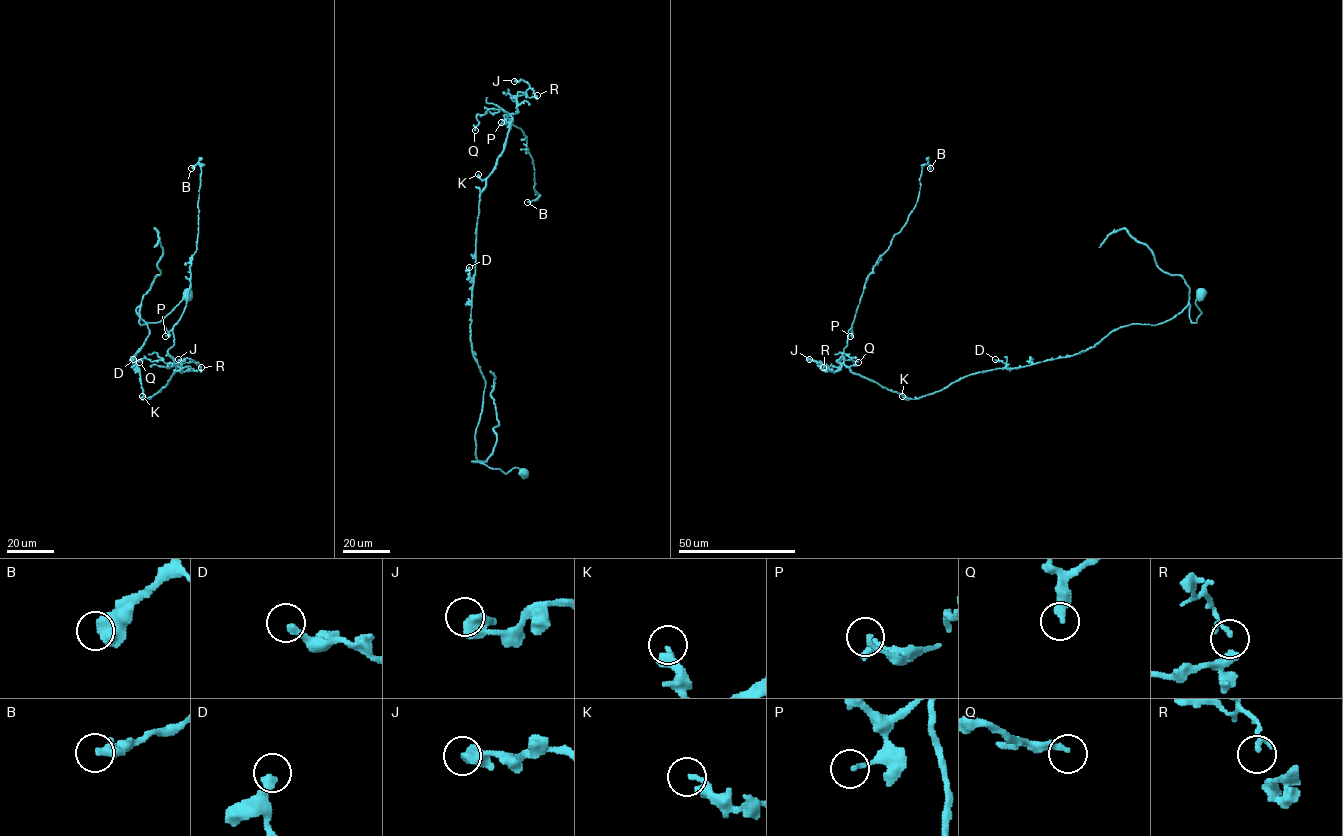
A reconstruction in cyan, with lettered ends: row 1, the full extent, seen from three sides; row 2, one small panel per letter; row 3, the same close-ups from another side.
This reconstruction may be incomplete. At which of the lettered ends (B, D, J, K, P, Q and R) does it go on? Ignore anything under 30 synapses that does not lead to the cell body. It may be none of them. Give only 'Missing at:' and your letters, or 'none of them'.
Missing at: none of them

